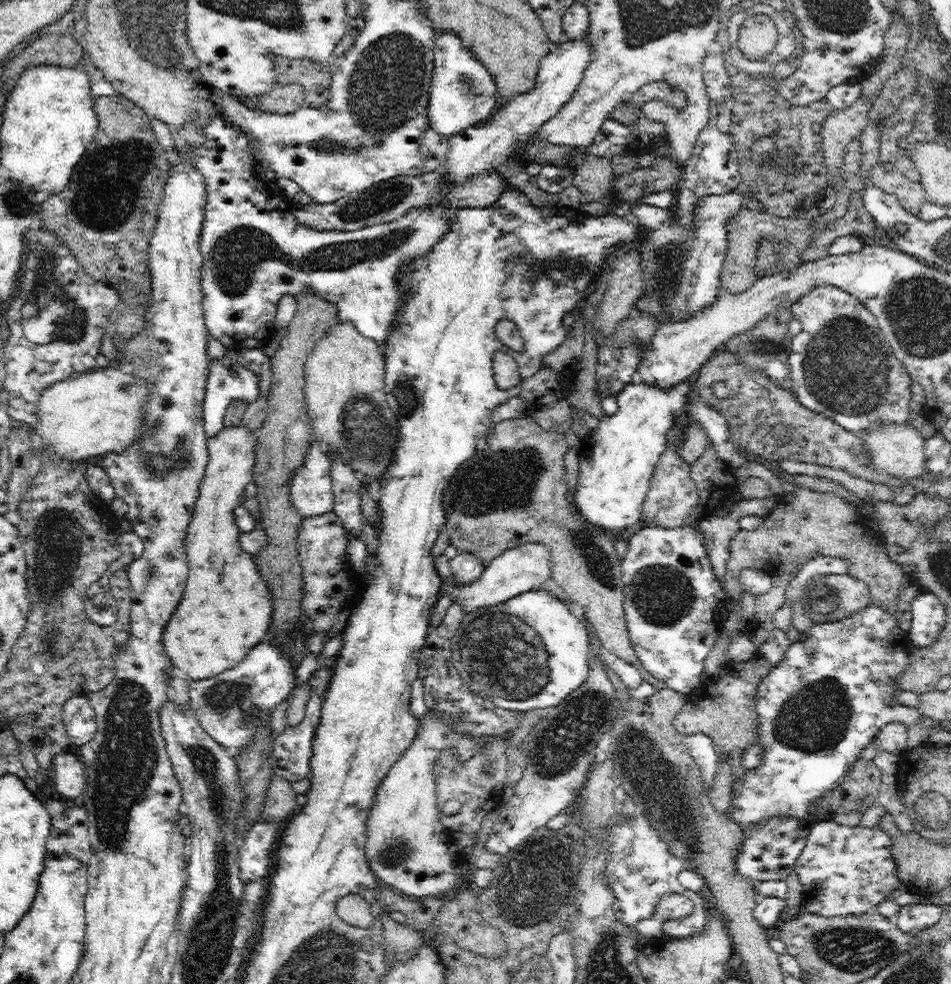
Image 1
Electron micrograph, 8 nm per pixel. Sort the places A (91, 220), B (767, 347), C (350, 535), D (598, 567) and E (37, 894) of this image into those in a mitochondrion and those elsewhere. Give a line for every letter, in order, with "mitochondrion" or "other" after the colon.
A: mitochondrion
B: mitochondrion
C: other
D: mitochondrion
E: other

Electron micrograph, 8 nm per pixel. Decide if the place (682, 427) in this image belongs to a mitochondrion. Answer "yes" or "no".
no

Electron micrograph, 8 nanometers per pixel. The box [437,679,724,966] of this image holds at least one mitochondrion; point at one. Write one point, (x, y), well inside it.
(538, 891)

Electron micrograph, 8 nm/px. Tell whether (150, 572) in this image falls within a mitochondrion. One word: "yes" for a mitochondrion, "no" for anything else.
yes

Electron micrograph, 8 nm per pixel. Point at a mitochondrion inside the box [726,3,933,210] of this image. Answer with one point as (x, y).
(741, 34)

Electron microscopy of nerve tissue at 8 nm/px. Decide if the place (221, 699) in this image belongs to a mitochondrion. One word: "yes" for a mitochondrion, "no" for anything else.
yes

